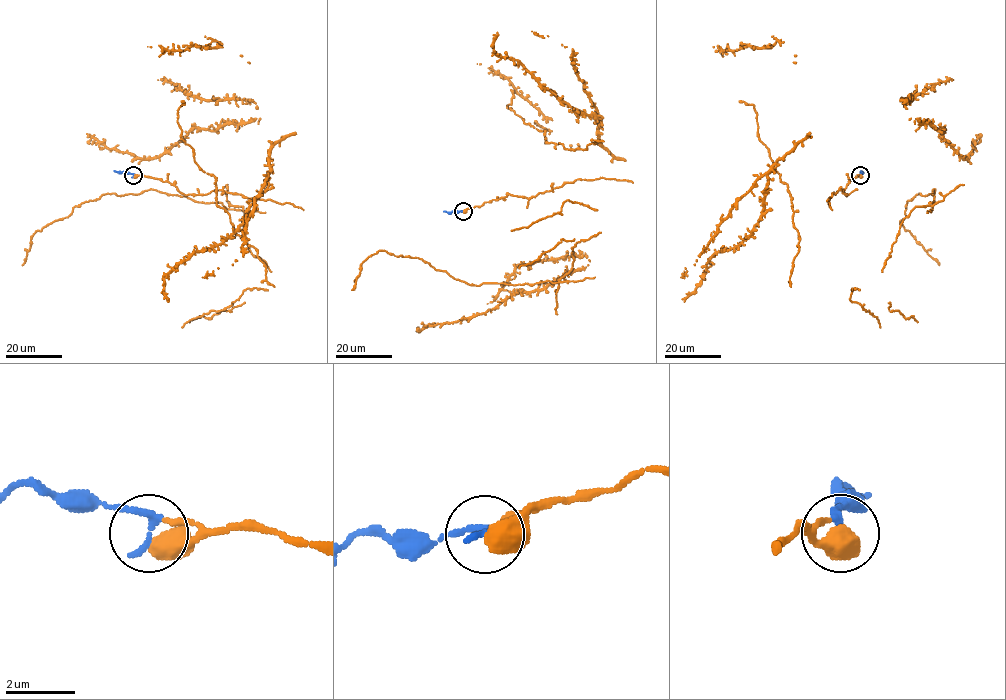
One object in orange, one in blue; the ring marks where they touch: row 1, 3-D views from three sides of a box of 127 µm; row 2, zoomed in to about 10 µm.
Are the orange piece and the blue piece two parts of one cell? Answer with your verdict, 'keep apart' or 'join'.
join

